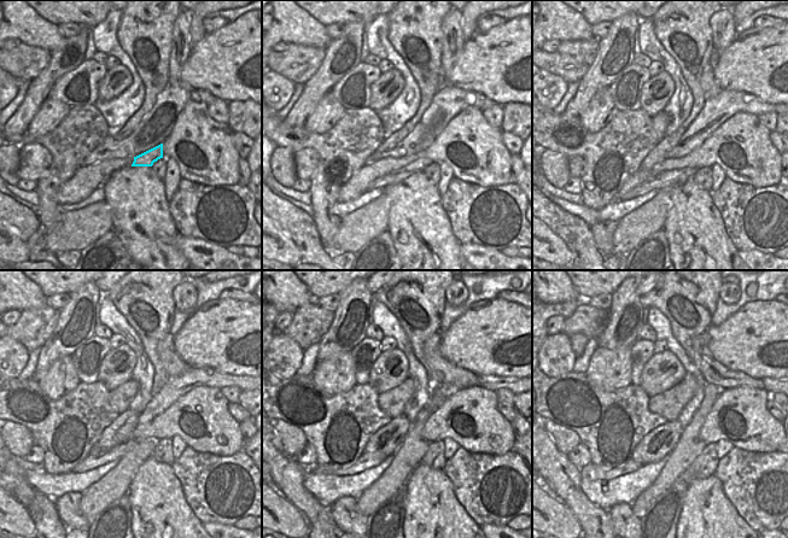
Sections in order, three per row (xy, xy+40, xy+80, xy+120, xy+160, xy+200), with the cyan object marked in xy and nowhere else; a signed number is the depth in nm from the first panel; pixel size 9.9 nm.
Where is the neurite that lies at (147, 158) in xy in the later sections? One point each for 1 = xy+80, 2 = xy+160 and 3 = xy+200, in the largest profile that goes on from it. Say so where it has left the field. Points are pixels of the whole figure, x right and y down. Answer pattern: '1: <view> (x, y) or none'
1: xy+80 (665, 179)
2: xy+160 (366, 461)
3: xy+200 (591, 472)

